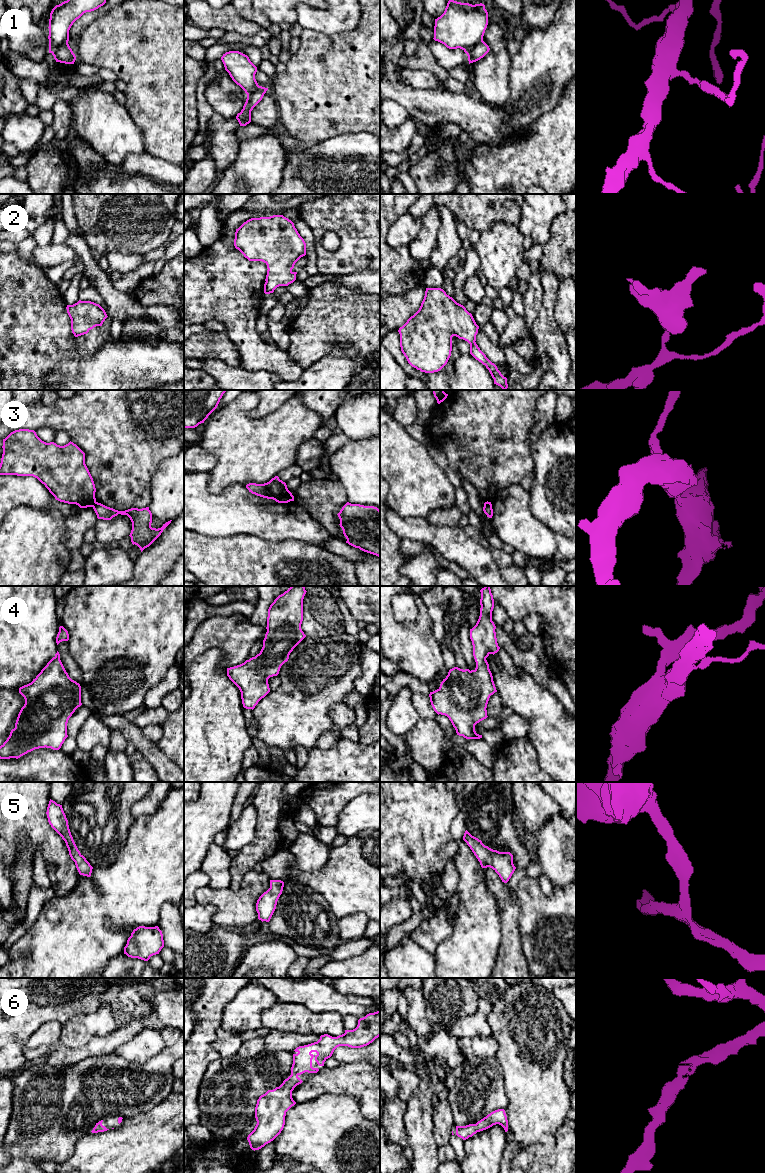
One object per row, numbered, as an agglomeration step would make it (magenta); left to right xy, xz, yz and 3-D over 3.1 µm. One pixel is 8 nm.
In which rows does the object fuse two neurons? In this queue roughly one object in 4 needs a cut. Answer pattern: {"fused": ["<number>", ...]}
{"fused": ["1", "3"]}

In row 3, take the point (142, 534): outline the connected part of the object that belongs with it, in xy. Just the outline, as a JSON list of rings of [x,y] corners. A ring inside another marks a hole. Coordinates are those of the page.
[[[96,502],[93,509],[98,519],[111,520],[118,514],[127,515],[132,522],[132,530],[130,533],[131,542],[137,545],[141,552],[149,547],[163,532],[163,530],[171,523],[172,520],[163,524],[161,528],[152,528],[152,513],[149,507],[138,509],[131,508],[125,511],[118,511]]]

